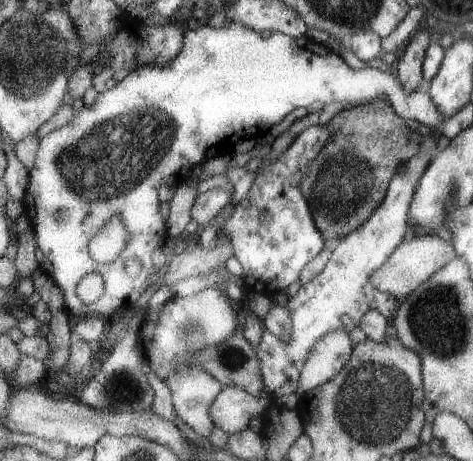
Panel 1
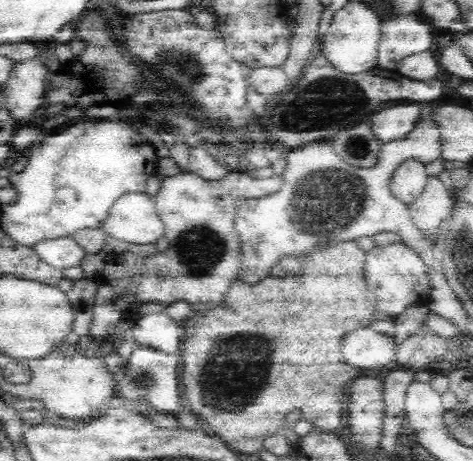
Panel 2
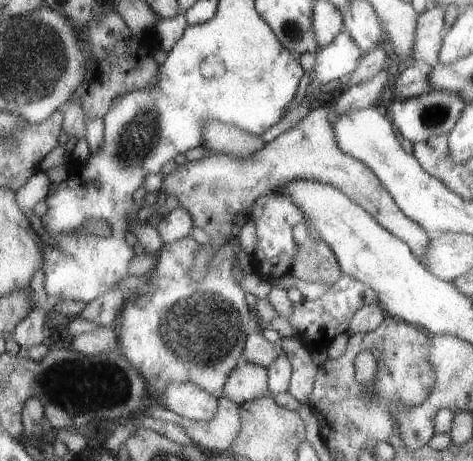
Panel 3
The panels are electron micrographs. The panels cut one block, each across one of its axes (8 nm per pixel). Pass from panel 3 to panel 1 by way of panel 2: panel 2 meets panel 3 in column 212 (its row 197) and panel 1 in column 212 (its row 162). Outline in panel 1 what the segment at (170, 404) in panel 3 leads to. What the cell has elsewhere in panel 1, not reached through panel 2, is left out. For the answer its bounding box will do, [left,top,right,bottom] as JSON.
[211,386,275,436]

